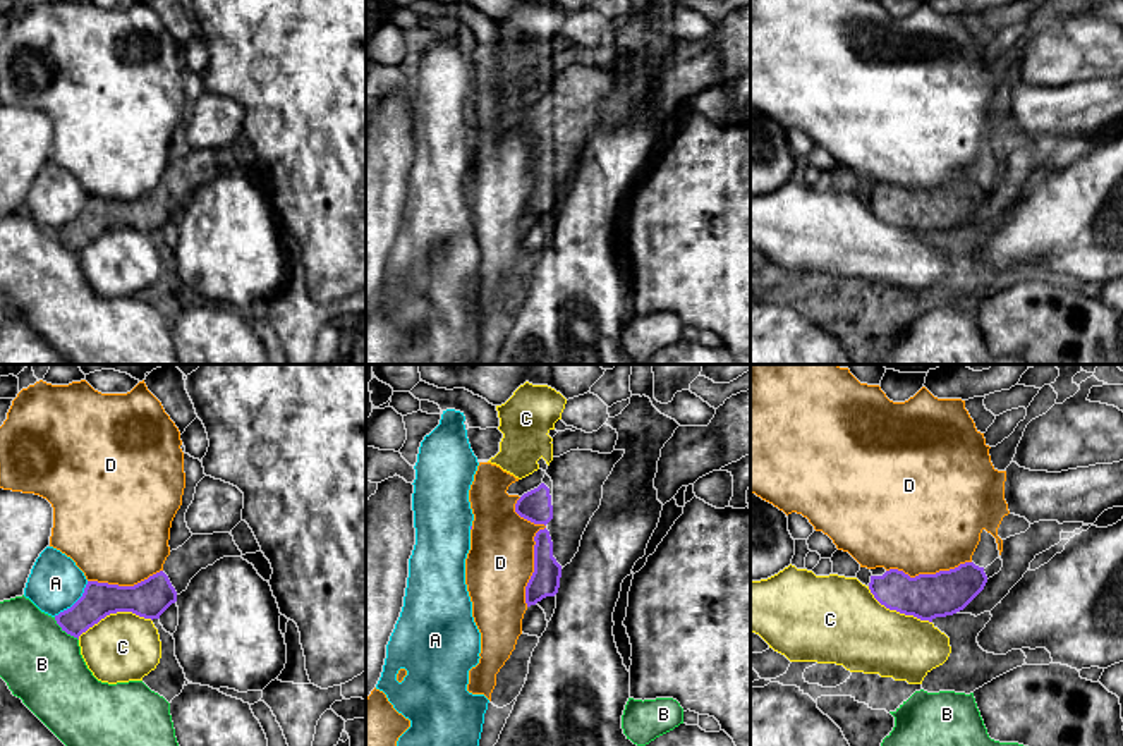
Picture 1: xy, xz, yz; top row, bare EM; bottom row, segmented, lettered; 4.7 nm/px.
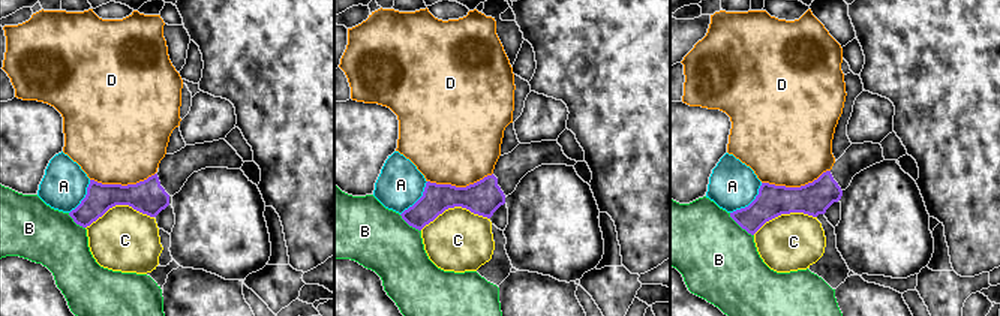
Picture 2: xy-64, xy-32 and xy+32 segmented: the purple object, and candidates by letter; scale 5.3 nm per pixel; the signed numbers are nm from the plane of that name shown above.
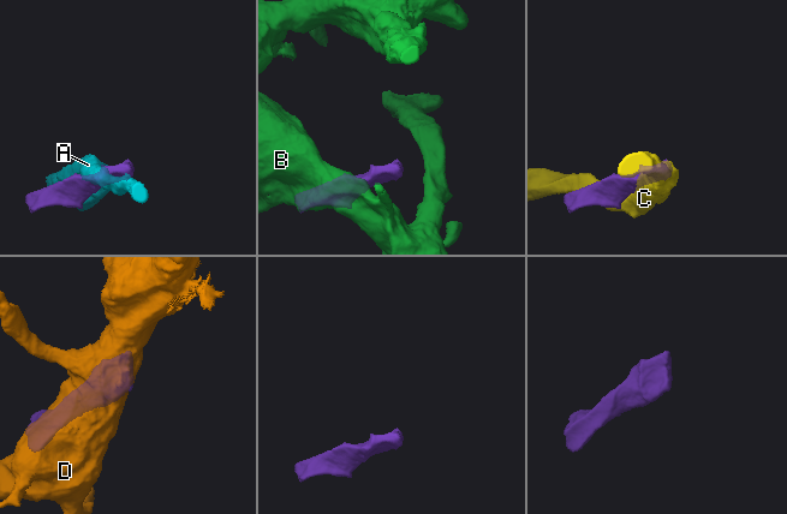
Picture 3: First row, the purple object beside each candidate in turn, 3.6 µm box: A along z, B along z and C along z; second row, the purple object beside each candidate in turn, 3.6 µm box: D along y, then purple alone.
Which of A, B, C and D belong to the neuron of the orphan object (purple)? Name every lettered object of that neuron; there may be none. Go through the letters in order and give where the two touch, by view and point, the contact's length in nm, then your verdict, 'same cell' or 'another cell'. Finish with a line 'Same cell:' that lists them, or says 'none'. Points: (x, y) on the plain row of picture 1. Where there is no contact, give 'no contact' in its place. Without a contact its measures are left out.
A: contact xy (76, 217); length 240 nm; another cell
B: contact xy (66, 246); length 160 nm; another cell
C: contact xy (114, 227); length 360 nm; another cell
D: contact xz (536, 158); length 500 nm; another cell
Same cell: none

